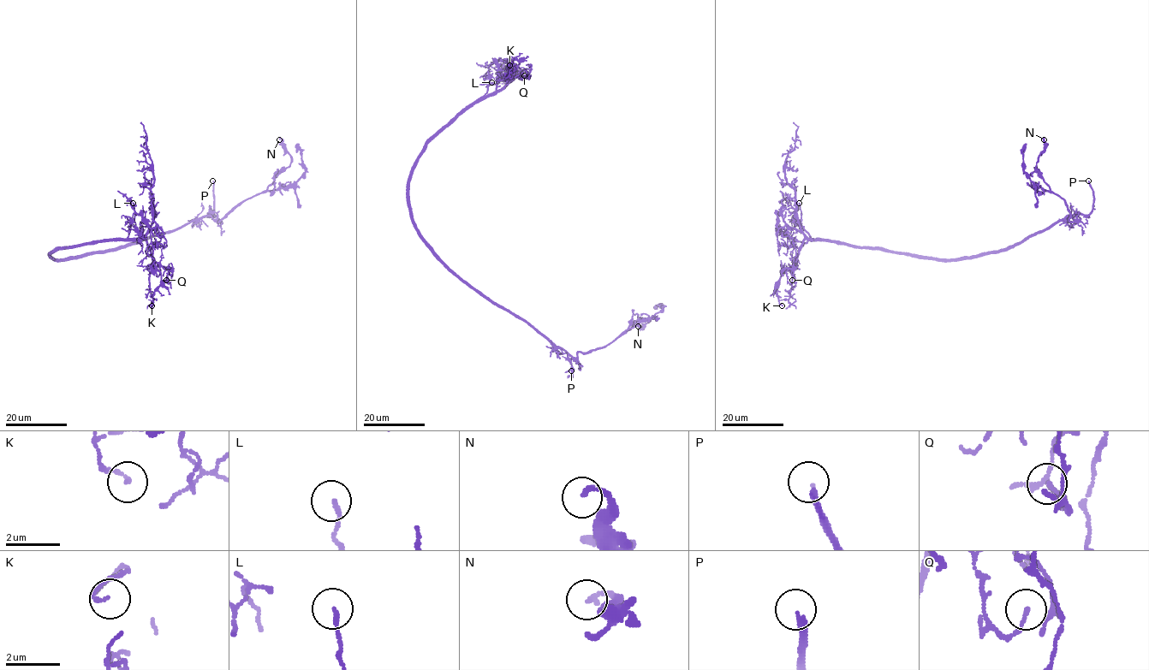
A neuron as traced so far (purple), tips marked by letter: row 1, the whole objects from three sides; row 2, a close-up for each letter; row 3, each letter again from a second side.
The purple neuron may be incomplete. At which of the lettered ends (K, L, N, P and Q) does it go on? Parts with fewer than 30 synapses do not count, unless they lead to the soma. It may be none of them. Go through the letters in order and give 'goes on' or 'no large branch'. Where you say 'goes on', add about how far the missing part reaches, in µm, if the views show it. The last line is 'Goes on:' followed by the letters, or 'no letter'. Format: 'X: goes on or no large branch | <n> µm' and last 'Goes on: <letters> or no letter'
K: no large branch
L: no large branch
N: no large branch
P: goes on | 50 µm
Q: no large branch
Goes on: P

